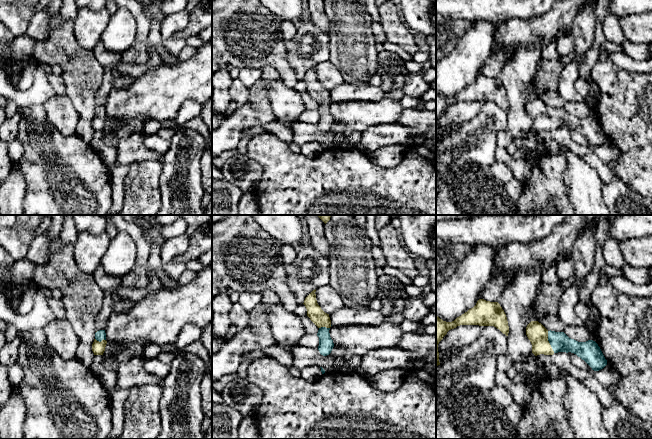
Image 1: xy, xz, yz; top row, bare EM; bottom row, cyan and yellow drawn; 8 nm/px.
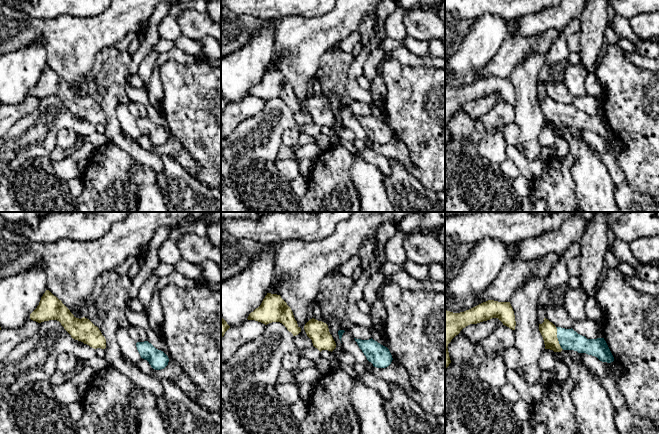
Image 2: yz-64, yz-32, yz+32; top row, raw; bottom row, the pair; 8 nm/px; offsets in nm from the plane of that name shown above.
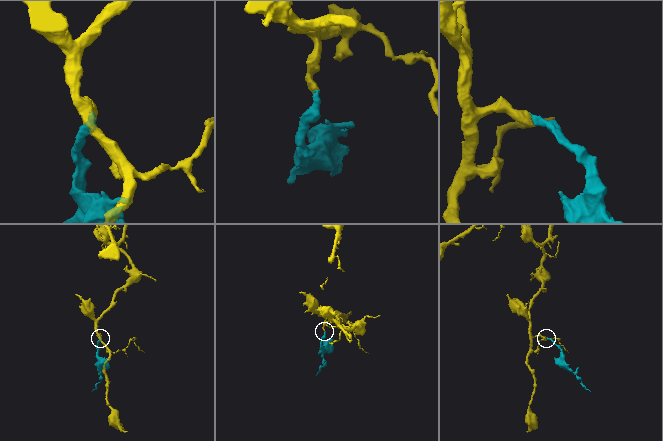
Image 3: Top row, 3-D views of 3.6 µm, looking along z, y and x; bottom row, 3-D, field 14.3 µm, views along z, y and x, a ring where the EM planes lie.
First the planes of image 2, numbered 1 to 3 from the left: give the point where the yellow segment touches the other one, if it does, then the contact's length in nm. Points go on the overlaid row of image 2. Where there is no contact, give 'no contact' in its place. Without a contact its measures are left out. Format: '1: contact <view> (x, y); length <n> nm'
1: no contact
2: no contact
3: contact yz+32 (557, 337); length 200 nm

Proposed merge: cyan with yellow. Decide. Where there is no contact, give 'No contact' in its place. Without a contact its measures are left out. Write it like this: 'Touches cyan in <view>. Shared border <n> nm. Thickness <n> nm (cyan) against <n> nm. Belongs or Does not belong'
Touches cyan in yz. Shared border 190 nm. Thickness 160 nm (cyan) against 160 nm. Belongs

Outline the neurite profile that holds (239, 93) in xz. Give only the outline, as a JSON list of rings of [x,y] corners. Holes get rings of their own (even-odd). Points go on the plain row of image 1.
[[[239,78],[234,79],[229,88],[229,95],[238,107],[244,105],[249,99],[249,88]]]

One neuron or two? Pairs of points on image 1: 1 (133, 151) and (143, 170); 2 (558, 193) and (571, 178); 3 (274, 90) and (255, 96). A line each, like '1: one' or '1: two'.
1: two
2: two
3: two

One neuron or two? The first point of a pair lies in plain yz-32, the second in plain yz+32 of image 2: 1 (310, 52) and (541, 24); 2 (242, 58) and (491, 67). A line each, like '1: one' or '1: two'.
1: one
2: two

